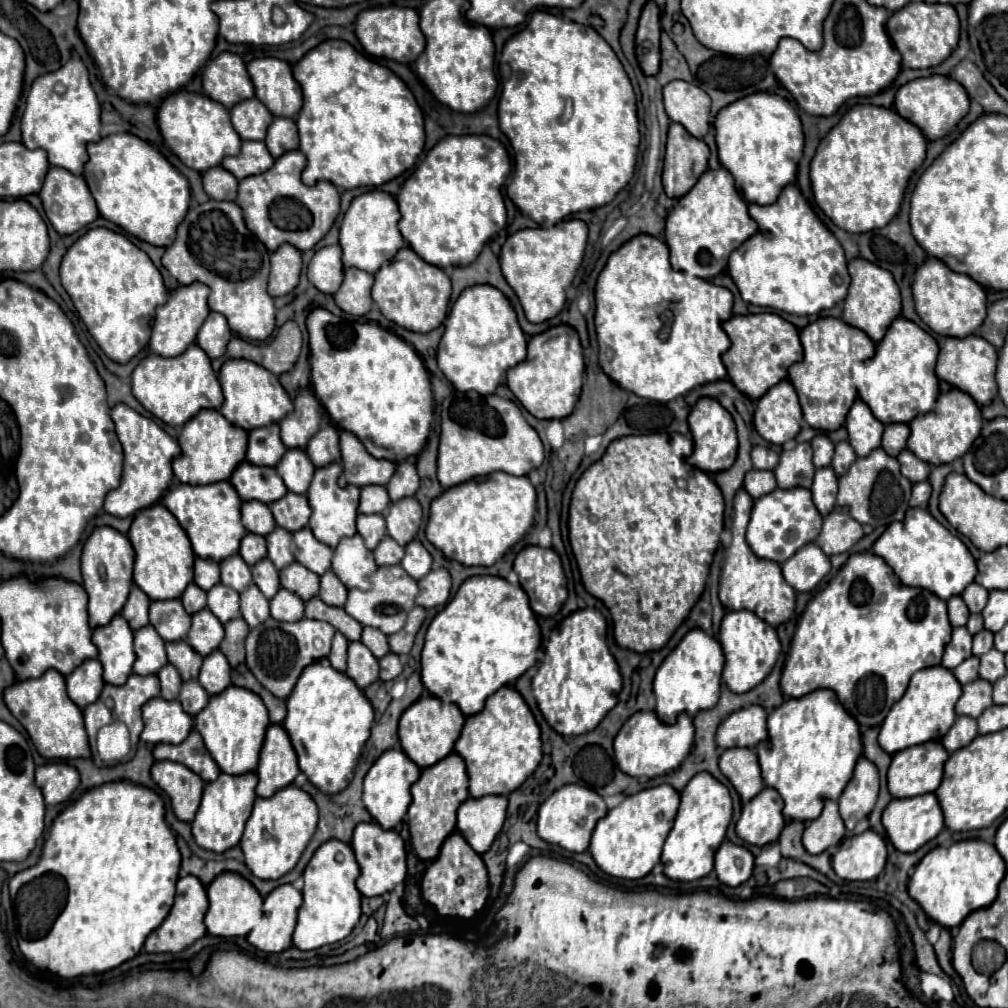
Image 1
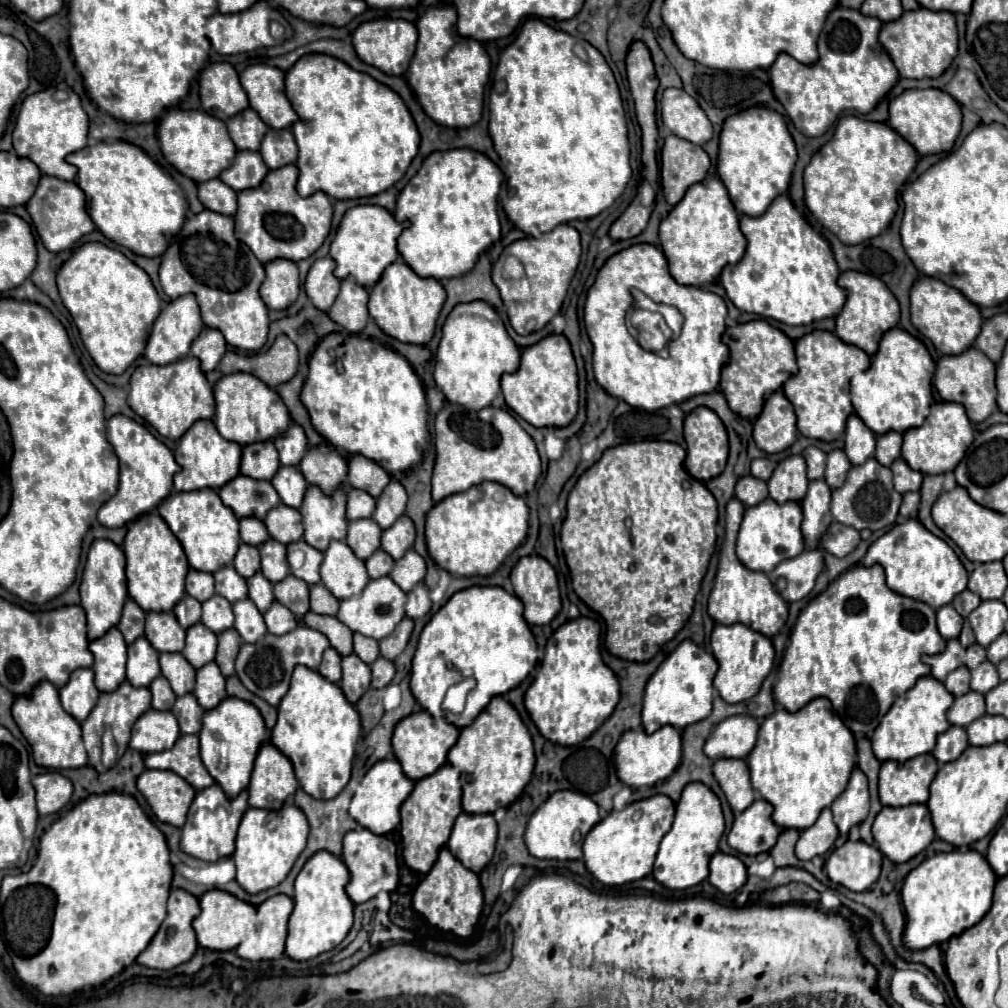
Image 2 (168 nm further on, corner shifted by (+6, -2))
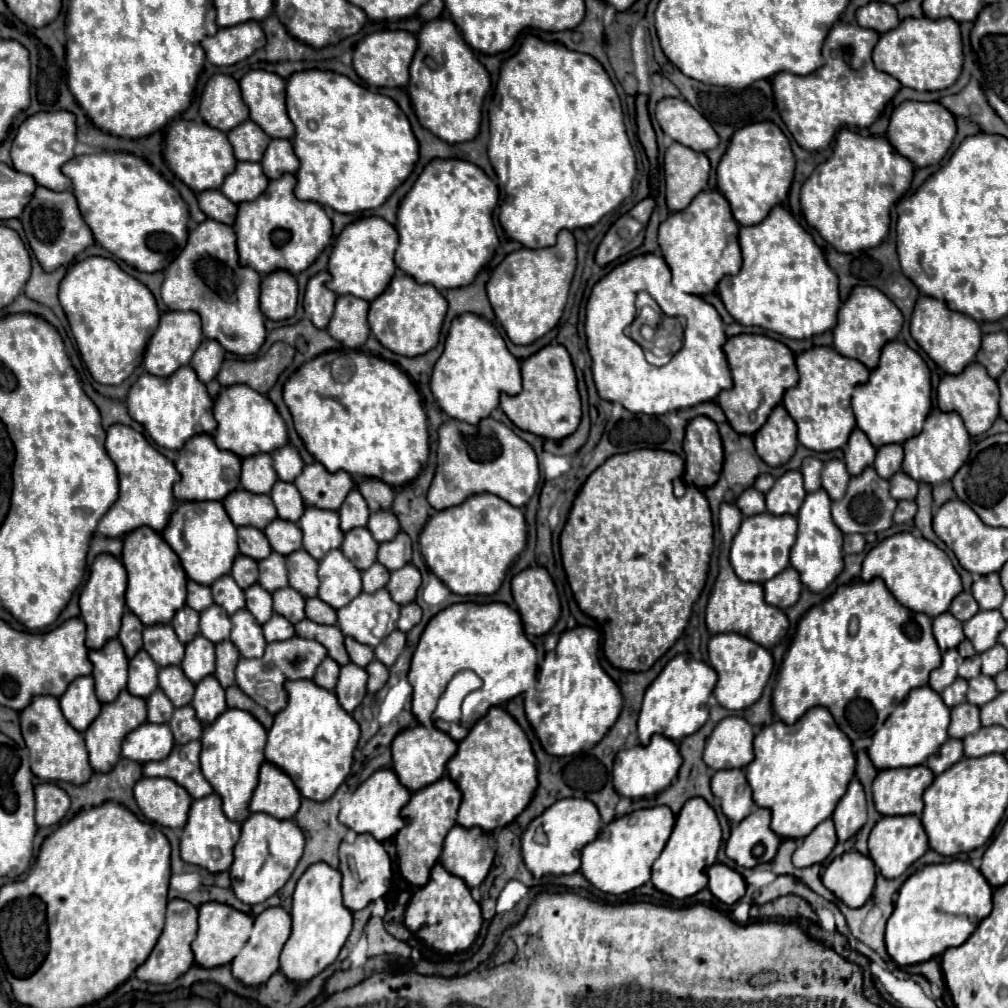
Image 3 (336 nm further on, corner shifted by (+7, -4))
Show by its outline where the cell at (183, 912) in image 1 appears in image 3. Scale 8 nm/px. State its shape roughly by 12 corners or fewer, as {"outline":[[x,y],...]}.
{"outline":[[172,899],[136,977],[172,983],[194,965],[198,909]]}

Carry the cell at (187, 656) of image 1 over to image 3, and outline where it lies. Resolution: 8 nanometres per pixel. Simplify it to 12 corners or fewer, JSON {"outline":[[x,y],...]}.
{"outline":[[178,665],[162,667],[158,685],[174,707],[188,705],[194,683]]}

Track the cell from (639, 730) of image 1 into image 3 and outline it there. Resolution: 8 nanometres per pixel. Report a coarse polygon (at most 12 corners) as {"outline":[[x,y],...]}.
{"outline":[[654,735],[616,753],[612,781],[630,799],[666,789],[682,757]]}

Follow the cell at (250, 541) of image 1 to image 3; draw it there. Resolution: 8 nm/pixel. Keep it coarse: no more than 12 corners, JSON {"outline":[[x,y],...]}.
{"outline":[[238,555],[232,577],[242,589],[258,579],[258,565],[252,557]]}

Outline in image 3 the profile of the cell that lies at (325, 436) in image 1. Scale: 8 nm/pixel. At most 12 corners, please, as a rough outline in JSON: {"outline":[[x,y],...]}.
{"outline":[[318,461],[296,477],[306,505],[334,511],[354,489],[346,471]]}

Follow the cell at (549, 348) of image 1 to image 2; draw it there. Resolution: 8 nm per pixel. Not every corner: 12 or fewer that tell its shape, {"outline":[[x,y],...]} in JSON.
{"outline":[[563,335],[521,351],[501,377],[507,407],[533,427],[567,427],[579,409]]}

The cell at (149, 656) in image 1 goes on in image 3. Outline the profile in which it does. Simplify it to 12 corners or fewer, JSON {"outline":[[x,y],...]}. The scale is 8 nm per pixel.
{"outline":[[140,649],[128,665],[128,691],[146,699],[158,665]]}

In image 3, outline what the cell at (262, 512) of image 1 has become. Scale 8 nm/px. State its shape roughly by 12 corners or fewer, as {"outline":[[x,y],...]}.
{"outline":[[238,527],[242,555],[260,561],[272,553],[256,527]]}

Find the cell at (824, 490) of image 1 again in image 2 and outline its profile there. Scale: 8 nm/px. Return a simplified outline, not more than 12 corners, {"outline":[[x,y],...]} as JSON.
{"outline":[[811,481],[801,501],[805,547],[821,547],[833,521],[829,485]]}

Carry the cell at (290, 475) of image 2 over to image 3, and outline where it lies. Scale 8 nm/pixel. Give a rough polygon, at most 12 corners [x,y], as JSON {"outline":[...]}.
{"outline":[[276,481],[278,517],[298,521],[306,505],[294,483]]}

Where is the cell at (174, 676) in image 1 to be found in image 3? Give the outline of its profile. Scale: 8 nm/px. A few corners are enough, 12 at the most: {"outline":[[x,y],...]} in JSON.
{"outline":[[162,689],[148,699],[148,721],[168,723],[172,701]]}

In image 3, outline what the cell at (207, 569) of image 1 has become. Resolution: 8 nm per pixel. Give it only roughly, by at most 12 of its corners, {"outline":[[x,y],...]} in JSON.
{"outline":[[188,581],[186,605],[204,611],[212,605],[208,585]]}

